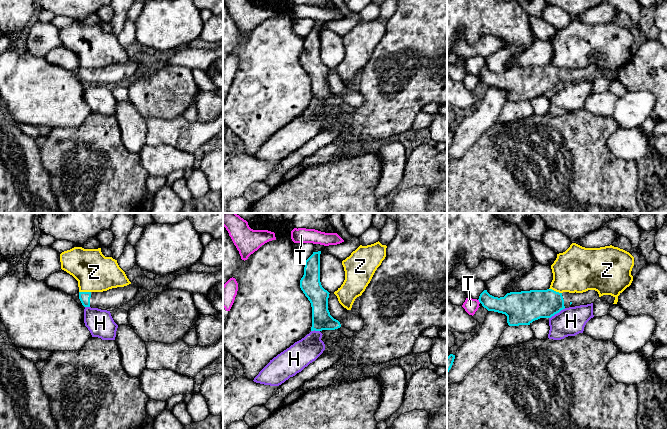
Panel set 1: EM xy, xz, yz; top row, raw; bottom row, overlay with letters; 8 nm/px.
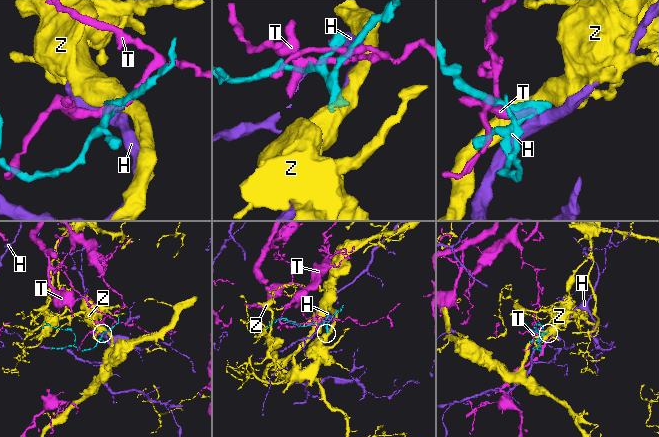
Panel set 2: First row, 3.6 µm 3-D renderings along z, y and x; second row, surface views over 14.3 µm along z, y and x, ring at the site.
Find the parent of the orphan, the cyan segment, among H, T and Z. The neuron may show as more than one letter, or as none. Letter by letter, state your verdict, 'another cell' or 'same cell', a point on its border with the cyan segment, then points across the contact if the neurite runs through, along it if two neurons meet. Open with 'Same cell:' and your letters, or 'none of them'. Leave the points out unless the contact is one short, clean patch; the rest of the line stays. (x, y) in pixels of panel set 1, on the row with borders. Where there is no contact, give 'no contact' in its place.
Same cell: none of them
H: another cell; meets cyan in yz at (557, 312); border along yz (565, 308), (549, 318)
T: another cell; meets cyan in yz at (479, 301); border along yz (478, 299), (480, 302)
Z: another cell; meets cyan in yz at (555, 291); border along yz (549, 288), (561, 293)

